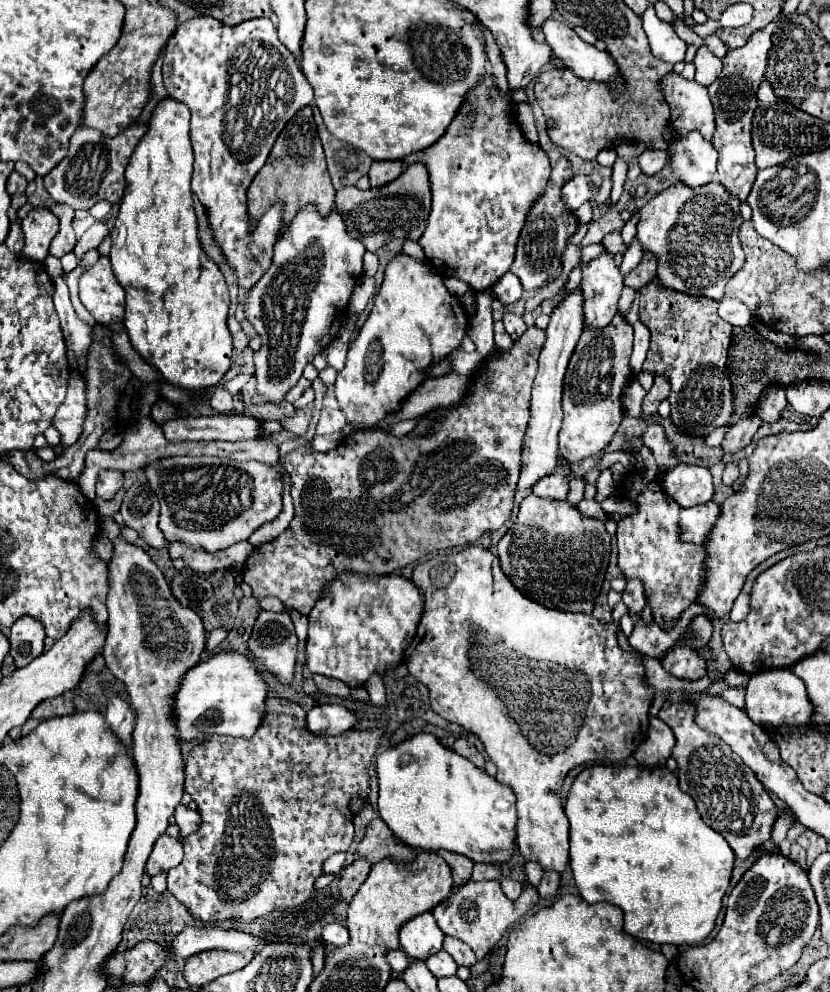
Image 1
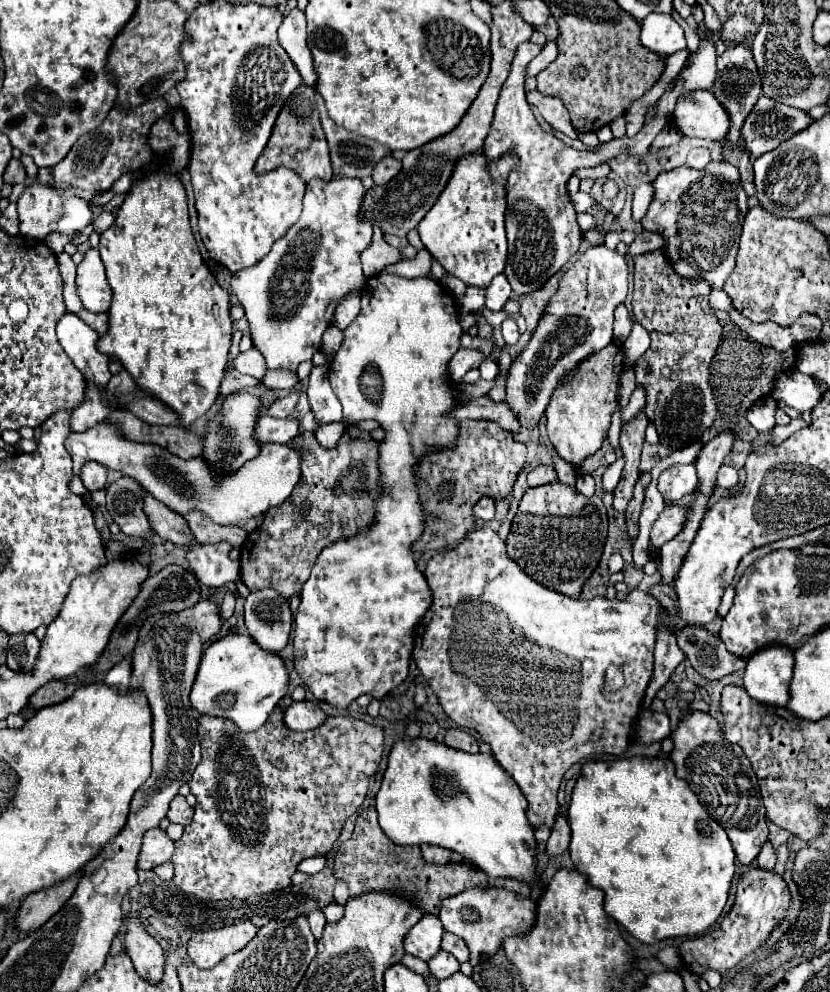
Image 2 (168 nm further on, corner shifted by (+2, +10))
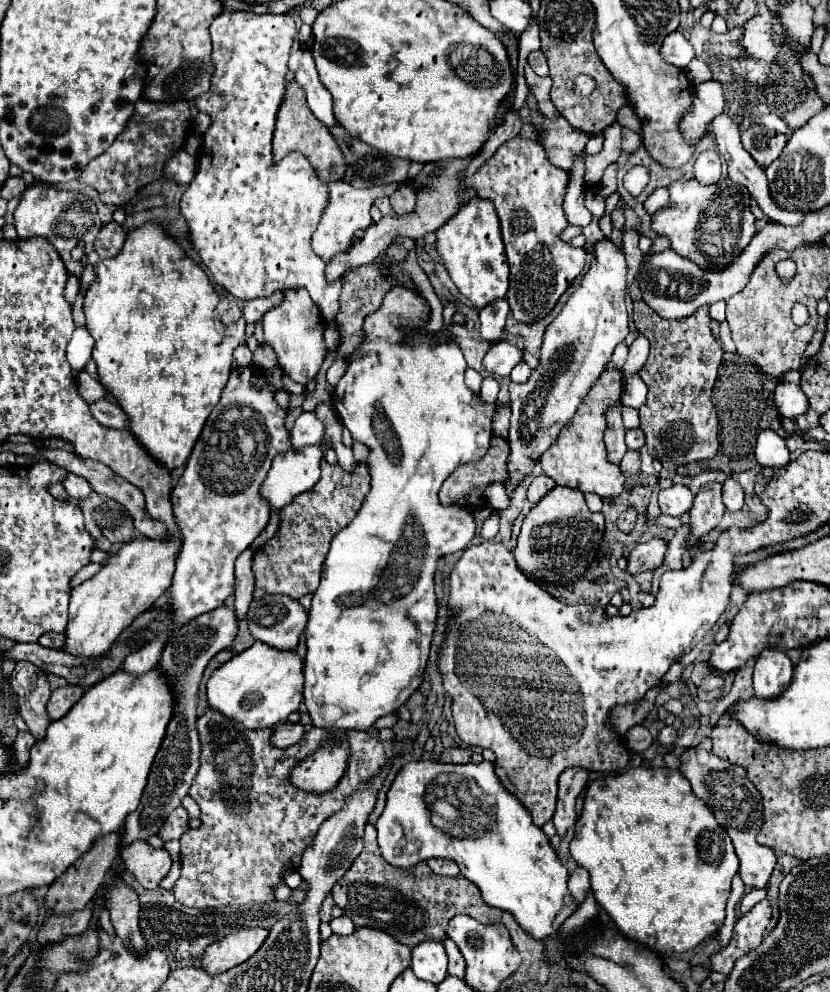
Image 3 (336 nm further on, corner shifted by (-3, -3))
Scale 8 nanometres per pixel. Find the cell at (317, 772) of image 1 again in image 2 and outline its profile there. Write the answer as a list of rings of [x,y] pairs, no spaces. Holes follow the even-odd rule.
[[[276,707],[266,725],[262,729],[256,729],[254,733],[242,733],[232,721],[226,721],[222,717],[210,717],[210,715],[200,715],[198,719],[198,739],[202,745],[202,761],[196,767],[192,779],[188,781],[192,795],[196,797],[196,807],[194,807],[194,819],[184,827],[184,835],[176,841],[176,851],[172,855],[174,861],[174,883],[188,895],[196,895],[200,899],[246,899],[248,895],[262,895],[262,893],[272,893],[280,891],[290,885],[290,877],[296,873],[296,867],[302,859],[306,857],[318,857],[326,855],[336,839],[340,837],[344,821],[356,813],[356,809],[364,803],[366,793],[368,793],[368,783],[370,777],[378,771],[380,755],[382,755],[382,743],[384,743],[384,733],[378,725],[366,723],[362,719],[350,717],[350,715],[336,715],[336,717],[326,717],[326,721],[306,733],[296,733],[284,727],[282,721],[282,709]]]

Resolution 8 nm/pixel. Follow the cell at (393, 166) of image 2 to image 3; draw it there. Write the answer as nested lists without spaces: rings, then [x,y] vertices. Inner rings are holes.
[[[399,184],[399,188],[389,196],[389,200],[391,200],[391,208],[397,214],[407,214],[415,206],[415,192],[407,184]]]

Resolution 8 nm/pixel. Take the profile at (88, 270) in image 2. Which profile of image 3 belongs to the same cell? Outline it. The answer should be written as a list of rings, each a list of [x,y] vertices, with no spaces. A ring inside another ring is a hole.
[[[87,264],[81,272],[81,286],[79,286],[79,292],[85,296],[85,292],[91,288],[91,284],[95,282],[95,266],[93,264]]]

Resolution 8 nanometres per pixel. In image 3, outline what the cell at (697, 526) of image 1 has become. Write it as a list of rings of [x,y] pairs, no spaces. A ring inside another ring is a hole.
[[[653,538],[645,544],[637,544],[631,552],[629,552],[629,564],[627,564],[627,572],[629,574],[639,574],[645,570],[655,570],[663,564],[667,552],[667,542],[663,538]]]

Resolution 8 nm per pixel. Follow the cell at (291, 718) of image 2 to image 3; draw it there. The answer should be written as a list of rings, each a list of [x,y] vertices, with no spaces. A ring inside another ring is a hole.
[[[283,722],[275,728],[273,732],[273,738],[271,738],[271,744],[277,746],[277,748],[289,748],[293,744],[297,744],[299,740],[303,738],[303,726],[297,722]]]

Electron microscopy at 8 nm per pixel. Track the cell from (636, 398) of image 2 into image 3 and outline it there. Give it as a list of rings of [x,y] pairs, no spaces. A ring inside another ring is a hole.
[[[641,428],[627,430],[625,440],[627,440],[627,448],[629,448],[629,450],[639,450],[639,448],[645,446],[645,434],[643,434]]]

